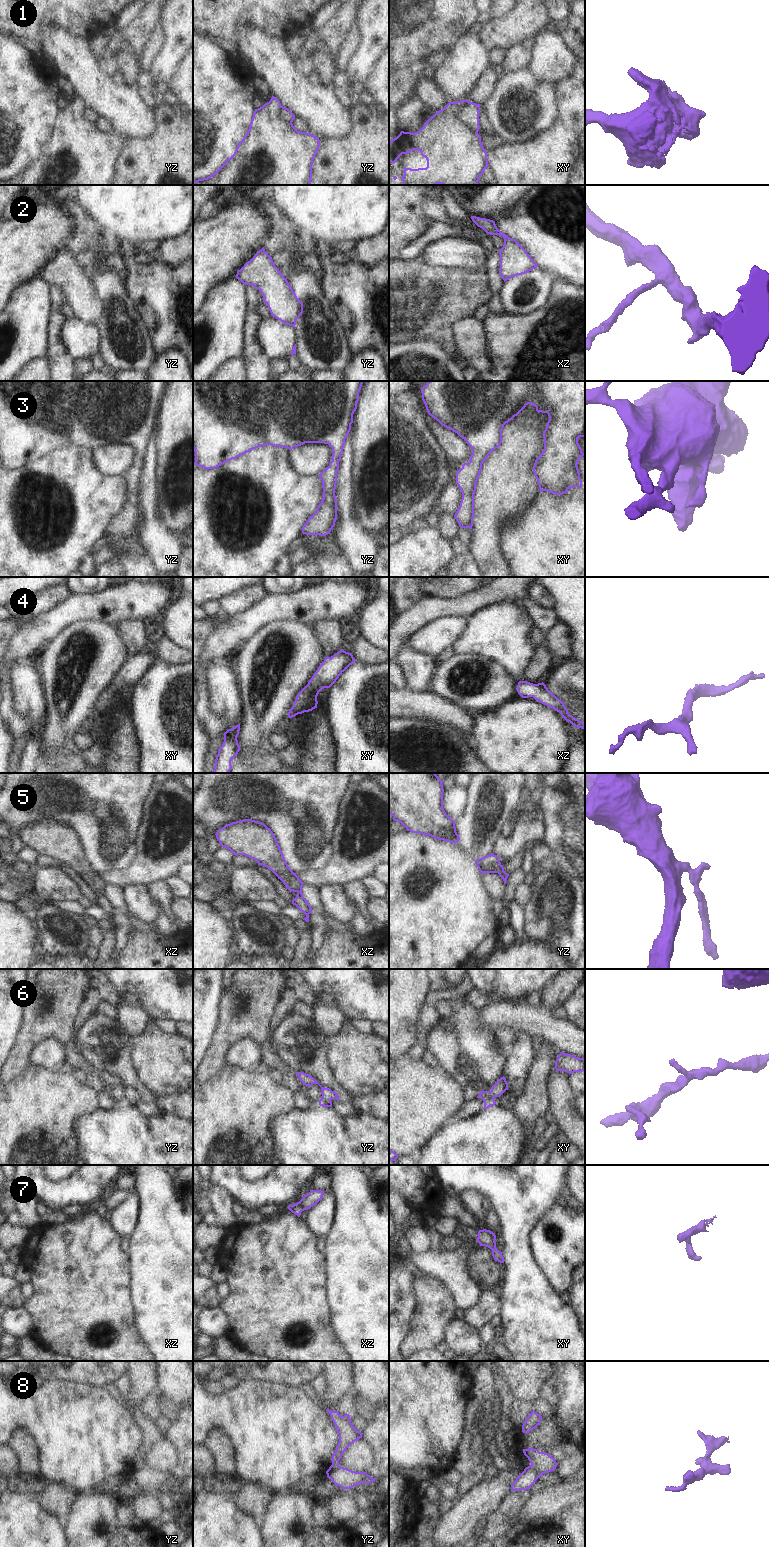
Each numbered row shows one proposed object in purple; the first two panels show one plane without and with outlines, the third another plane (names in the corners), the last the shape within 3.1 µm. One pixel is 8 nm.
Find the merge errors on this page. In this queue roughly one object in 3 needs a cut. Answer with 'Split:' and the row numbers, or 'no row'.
Split: 1, 8

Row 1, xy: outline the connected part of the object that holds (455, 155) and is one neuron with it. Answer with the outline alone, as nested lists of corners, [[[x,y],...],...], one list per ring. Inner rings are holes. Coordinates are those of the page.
[[[469,100],[449,102],[442,110],[428,119],[423,127],[415,132],[404,132],[389,142],[389,162],[395,163],[402,154],[418,150],[427,160],[426,168],[405,168],[401,177],[402,185],[476,185],[479,177],[489,166],[481,136],[472,130],[459,117]]]

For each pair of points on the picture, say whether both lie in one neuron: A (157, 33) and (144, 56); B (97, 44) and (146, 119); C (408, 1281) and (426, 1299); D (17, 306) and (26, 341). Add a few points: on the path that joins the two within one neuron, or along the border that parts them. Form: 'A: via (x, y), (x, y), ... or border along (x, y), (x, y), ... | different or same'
A: via (156, 39), (150, 50) | same
B: border along (89, 40), (91, 50), (97, 54) | different
C: border along (416, 1278), (417, 1307), (414, 1313) | different
D: via (23, 315), (23, 332) | same

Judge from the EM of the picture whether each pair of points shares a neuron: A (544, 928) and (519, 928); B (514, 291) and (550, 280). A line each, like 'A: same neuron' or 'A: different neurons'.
A: different neurons
B: same neuron

